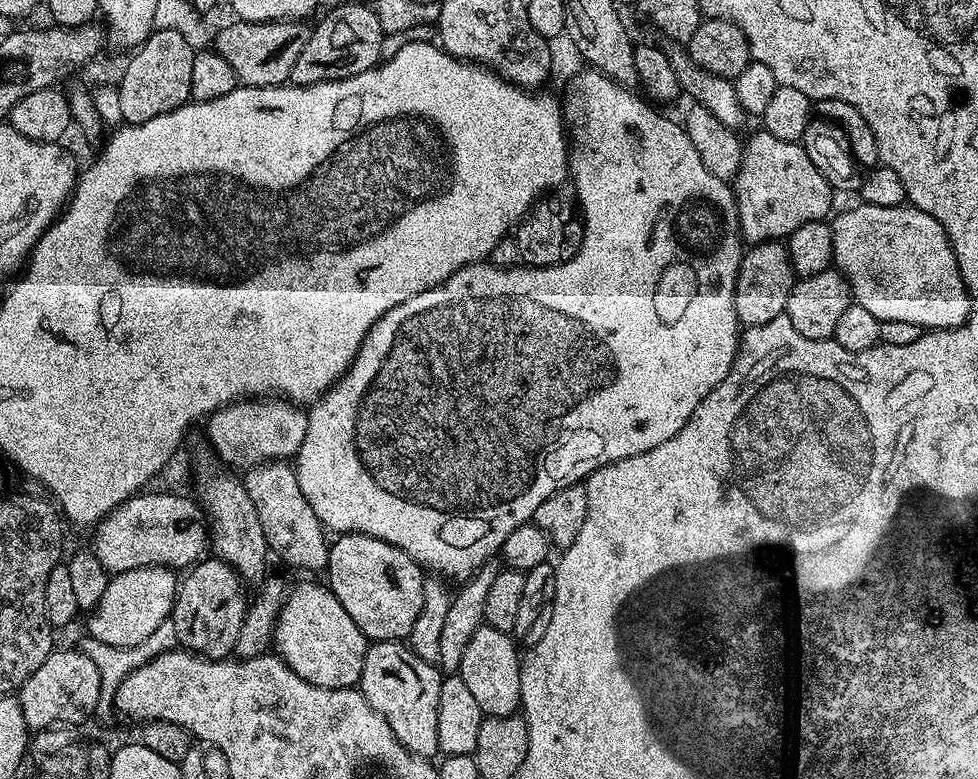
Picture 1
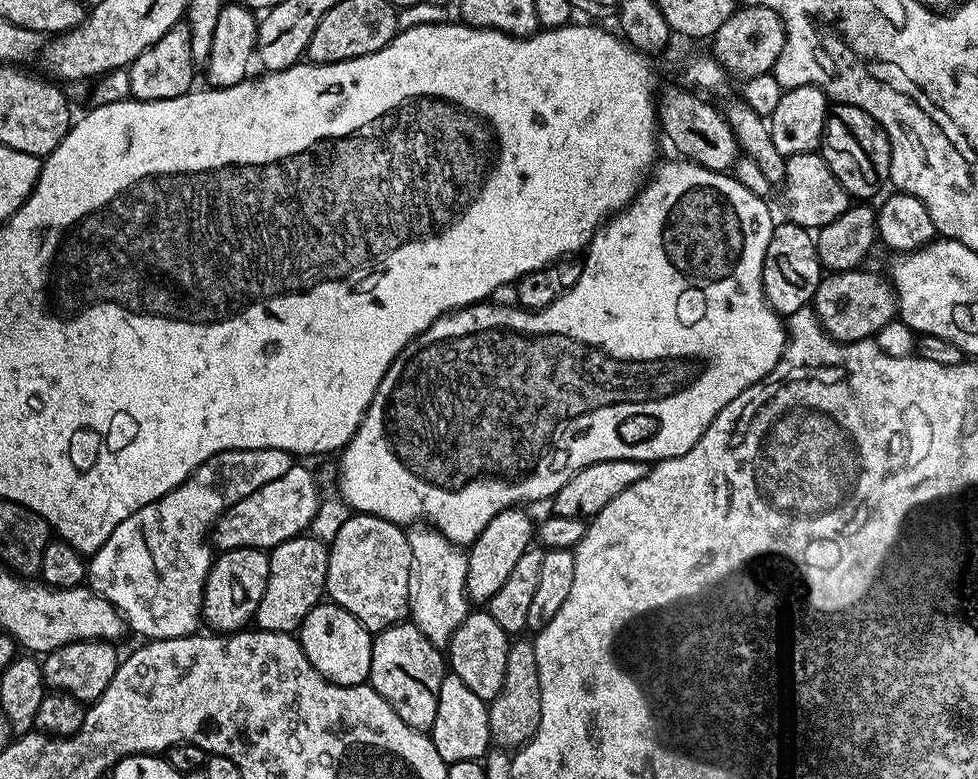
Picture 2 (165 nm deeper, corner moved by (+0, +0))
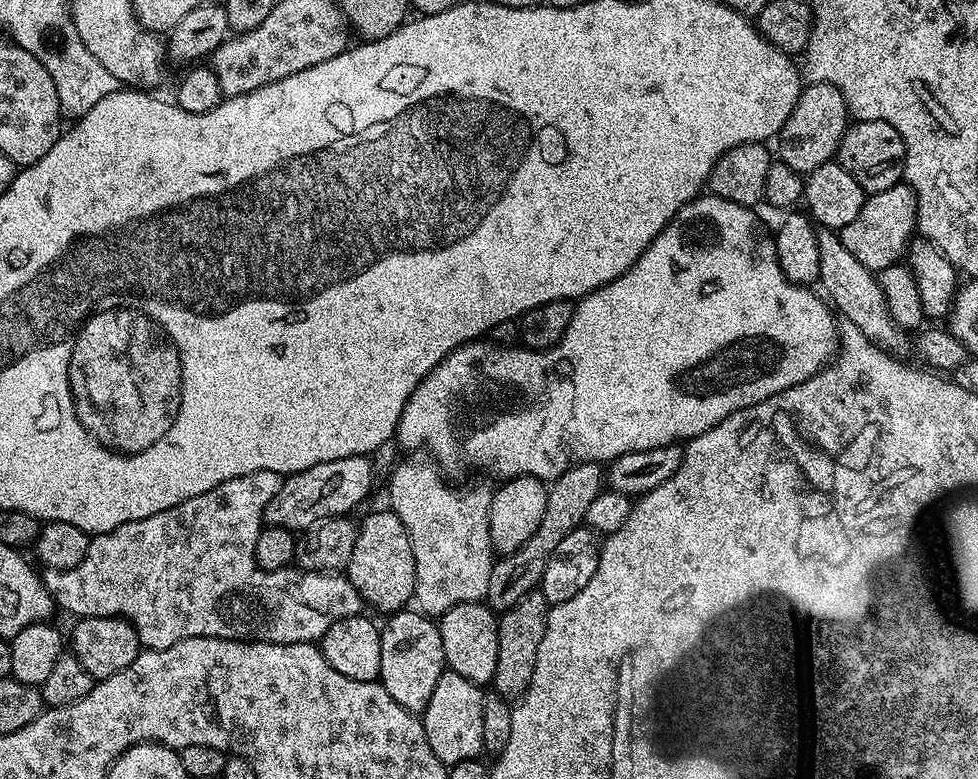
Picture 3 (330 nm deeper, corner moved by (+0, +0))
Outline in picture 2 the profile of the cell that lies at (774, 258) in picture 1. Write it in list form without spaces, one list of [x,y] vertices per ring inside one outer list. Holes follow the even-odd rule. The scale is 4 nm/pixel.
[[[791,222],[777,223],[770,234],[770,246],[766,246],[766,258],[762,266],[762,286],[768,305],[782,318],[794,314],[794,310],[809,307],[822,279],[822,269],[813,233]]]

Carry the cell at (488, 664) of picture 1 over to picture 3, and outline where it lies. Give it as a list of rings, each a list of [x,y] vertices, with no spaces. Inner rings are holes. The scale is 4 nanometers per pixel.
[[[462,602],[446,610],[438,620],[445,665],[470,682],[481,686],[491,685],[498,666],[497,623],[497,613],[484,602]]]

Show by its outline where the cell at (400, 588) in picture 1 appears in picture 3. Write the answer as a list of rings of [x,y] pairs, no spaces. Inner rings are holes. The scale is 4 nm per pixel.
[[[372,512],[364,521],[359,521],[346,575],[367,607],[369,604],[370,607],[384,612],[383,614],[391,614],[409,607],[416,594],[414,554],[406,526],[402,526],[395,512]]]

